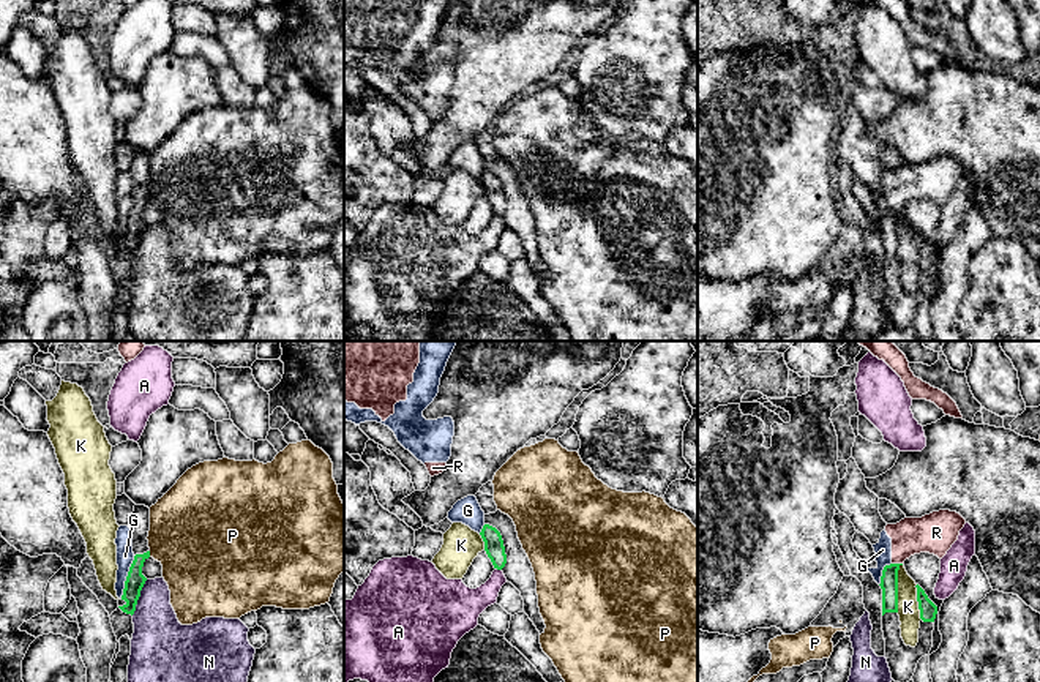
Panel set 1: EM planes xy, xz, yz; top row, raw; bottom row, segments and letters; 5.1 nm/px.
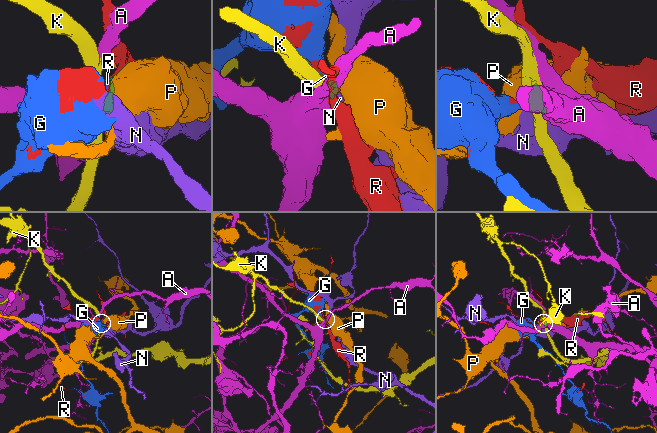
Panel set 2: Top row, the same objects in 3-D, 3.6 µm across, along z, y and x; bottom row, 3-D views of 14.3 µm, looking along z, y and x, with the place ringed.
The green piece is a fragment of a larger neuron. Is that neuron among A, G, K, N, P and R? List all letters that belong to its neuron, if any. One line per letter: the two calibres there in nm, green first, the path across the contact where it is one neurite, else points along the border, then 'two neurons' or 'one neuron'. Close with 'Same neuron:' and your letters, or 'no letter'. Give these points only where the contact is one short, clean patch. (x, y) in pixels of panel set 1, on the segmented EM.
A: 100/170 nm | along xz (496, 567), (501, 570) | two neurons
G: 100/90 nm | along xy (134, 556), (120, 597) | two neurons
K: 100/110 nm | along yz (901, 564), (898, 570), (897, 611) | two neurons
N: 100/280 nm | along xy (147, 580), (131, 614) | two neurons
P: 100/440 nm | along xy (149, 551), (150, 556) | two neurons
R: 100/200 nm | along yz (892, 562), (901, 564) | two neurons
Same neuron: no letter

